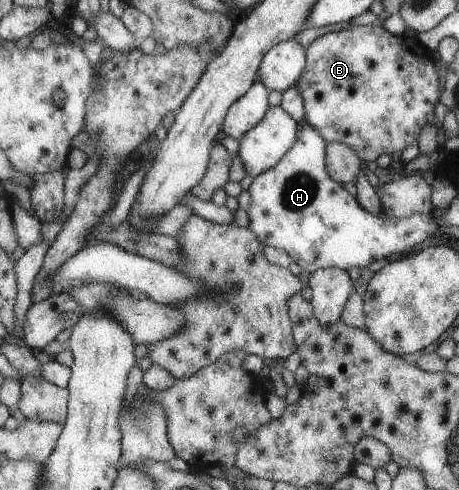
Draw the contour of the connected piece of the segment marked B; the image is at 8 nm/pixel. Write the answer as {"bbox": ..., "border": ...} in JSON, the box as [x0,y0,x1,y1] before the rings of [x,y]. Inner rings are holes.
{"bbox":[295,23,439,166],"border":[[[368,23],[367,25],[342,28],[341,30],[337,30],[337,32],[329,31],[315,38],[308,45],[307,50],[304,72],[300,74],[295,84],[303,101],[304,118],[320,133],[325,142],[335,141],[336,143],[343,143],[350,146],[364,166],[375,161],[380,154],[391,155],[393,152],[401,152],[405,146],[409,146],[409,144],[417,140],[417,136],[419,136],[419,132],[421,132],[421,128],[423,128],[425,124],[438,126],[435,122],[435,116],[433,116],[433,104],[435,104],[437,98],[439,98],[439,90],[437,90],[439,78],[437,78],[437,72],[435,72],[435,68],[433,68],[431,52],[425,48],[425,54],[423,54],[423,46],[419,44],[418,40],[415,40],[415,35],[409,36],[409,44],[407,44],[406,36],[393,36],[393,44],[391,44],[391,34],[389,34],[389,32],[385,32],[383,28],[379,28],[379,25]]]}

